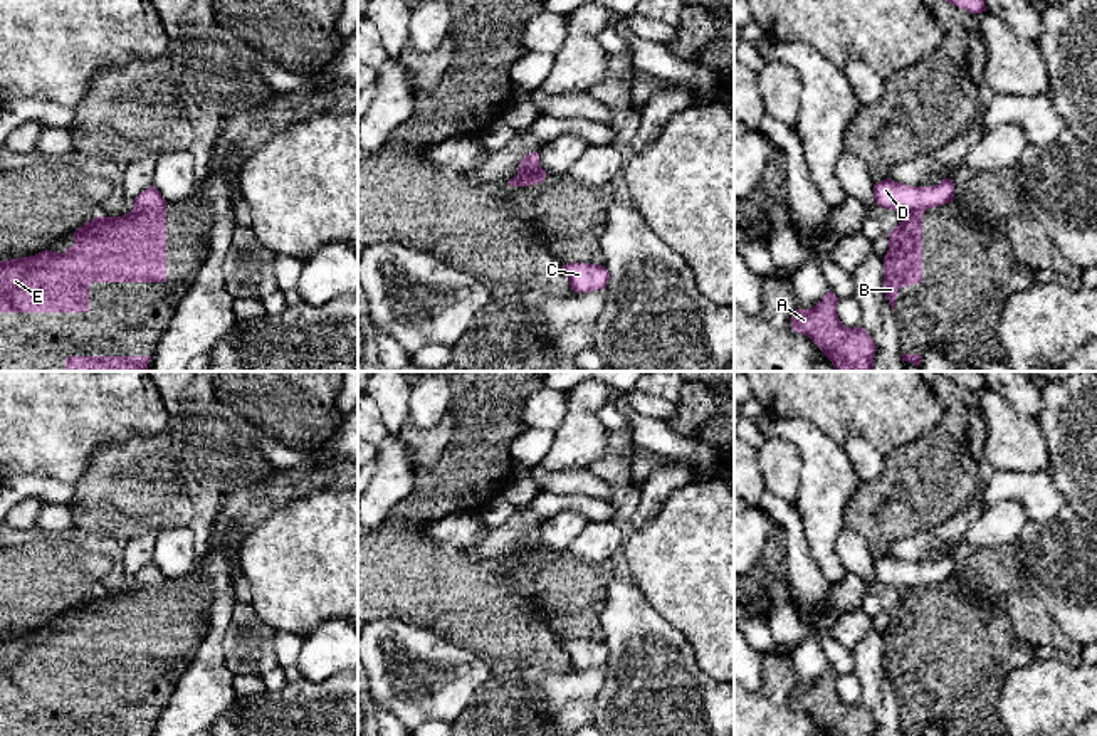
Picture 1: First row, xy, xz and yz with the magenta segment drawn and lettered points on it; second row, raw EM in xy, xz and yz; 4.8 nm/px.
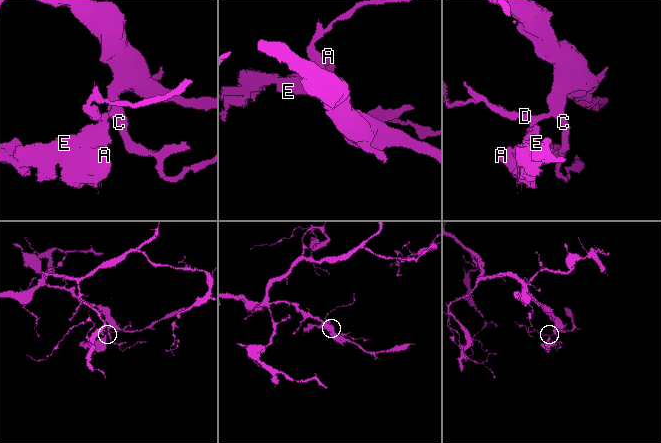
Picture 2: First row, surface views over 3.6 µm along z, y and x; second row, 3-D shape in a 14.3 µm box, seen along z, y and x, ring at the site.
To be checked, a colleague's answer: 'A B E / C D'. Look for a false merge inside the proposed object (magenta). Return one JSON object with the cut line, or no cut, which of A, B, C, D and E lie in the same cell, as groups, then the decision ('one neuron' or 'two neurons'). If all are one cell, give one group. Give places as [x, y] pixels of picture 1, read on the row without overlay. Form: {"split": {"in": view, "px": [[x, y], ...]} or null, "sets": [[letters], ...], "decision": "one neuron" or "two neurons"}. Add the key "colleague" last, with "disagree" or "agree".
{"split": {"in": "xy", "px": [[165, 580], [158, 585], [135, 585]]}, "sets": [["A", "B", "E"], ["C", "D"]], "decision": "two neurons", "colleague": "agree"}

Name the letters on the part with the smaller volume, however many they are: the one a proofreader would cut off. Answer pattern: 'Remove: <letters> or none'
Remove: A, B, E

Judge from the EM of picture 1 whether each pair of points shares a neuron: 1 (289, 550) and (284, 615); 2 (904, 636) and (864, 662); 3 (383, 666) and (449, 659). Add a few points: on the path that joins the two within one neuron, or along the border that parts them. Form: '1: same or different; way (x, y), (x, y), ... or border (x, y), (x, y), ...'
1: same; way (289, 567), (288, 599)
2: different; border (882, 634), (882, 669), (894, 688)
3: same; way (400, 666), (432, 666)

